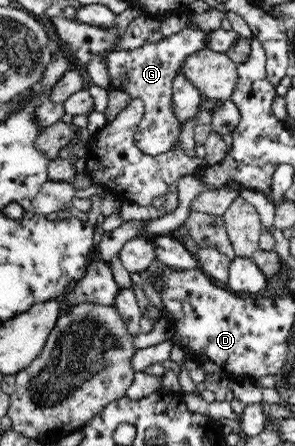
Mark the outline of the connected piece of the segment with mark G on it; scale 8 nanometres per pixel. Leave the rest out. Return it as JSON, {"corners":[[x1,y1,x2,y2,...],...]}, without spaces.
{"corners":[[184,26,160,42,149,42,136,50,110,51,104,64,111,87,140,99,144,114,134,134,134,142,143,154,156,156,168,152,178,141,181,123,173,110,173,80,180,71,183,61,194,52,206,49,208,32]]}

